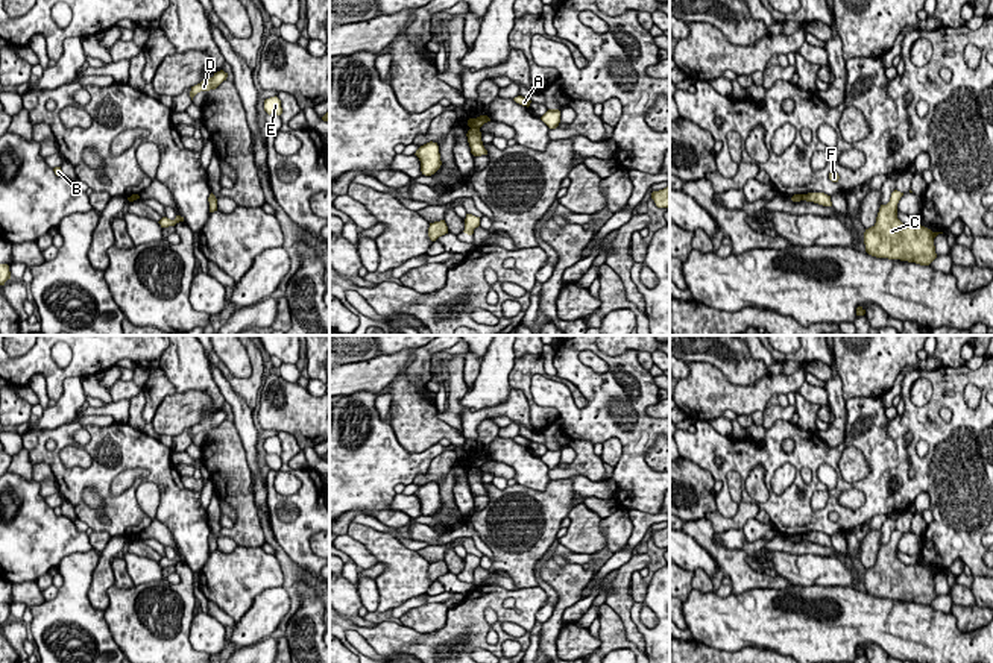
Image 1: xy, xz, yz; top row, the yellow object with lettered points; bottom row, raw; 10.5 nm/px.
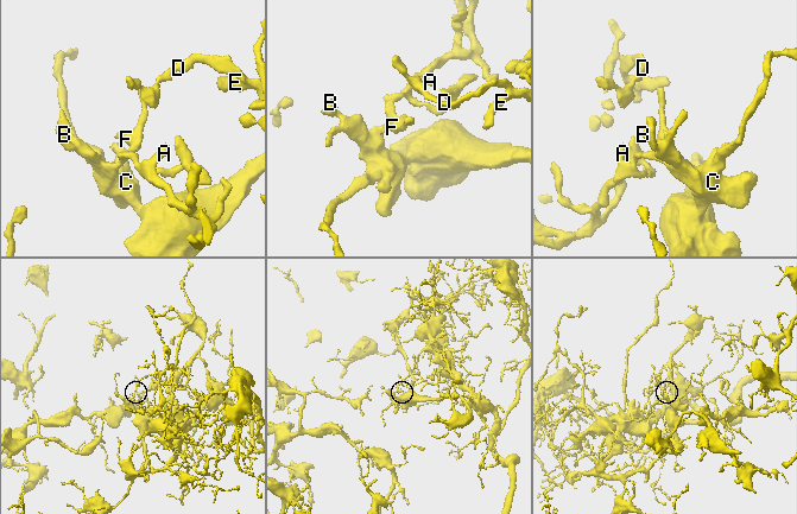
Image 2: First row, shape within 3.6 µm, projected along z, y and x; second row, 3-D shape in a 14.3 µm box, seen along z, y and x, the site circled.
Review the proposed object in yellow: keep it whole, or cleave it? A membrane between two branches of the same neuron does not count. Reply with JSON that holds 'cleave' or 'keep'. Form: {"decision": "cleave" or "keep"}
{"decision": "cleave"}

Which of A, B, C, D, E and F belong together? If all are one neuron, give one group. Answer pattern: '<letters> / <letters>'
A D E / B C F

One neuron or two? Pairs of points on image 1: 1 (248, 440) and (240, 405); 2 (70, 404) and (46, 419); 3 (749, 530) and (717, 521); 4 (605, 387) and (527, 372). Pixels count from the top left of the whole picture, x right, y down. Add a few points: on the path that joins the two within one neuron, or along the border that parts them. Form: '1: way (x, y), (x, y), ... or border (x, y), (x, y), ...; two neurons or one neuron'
1: way (246, 431), (242, 414); one neuron
2: way (64, 410), (52, 417); one neuron
3: border (753, 518), (741, 528); two neurons
4: border (530, 380), (559, 381), (579, 407), (588, 405); two neurons

